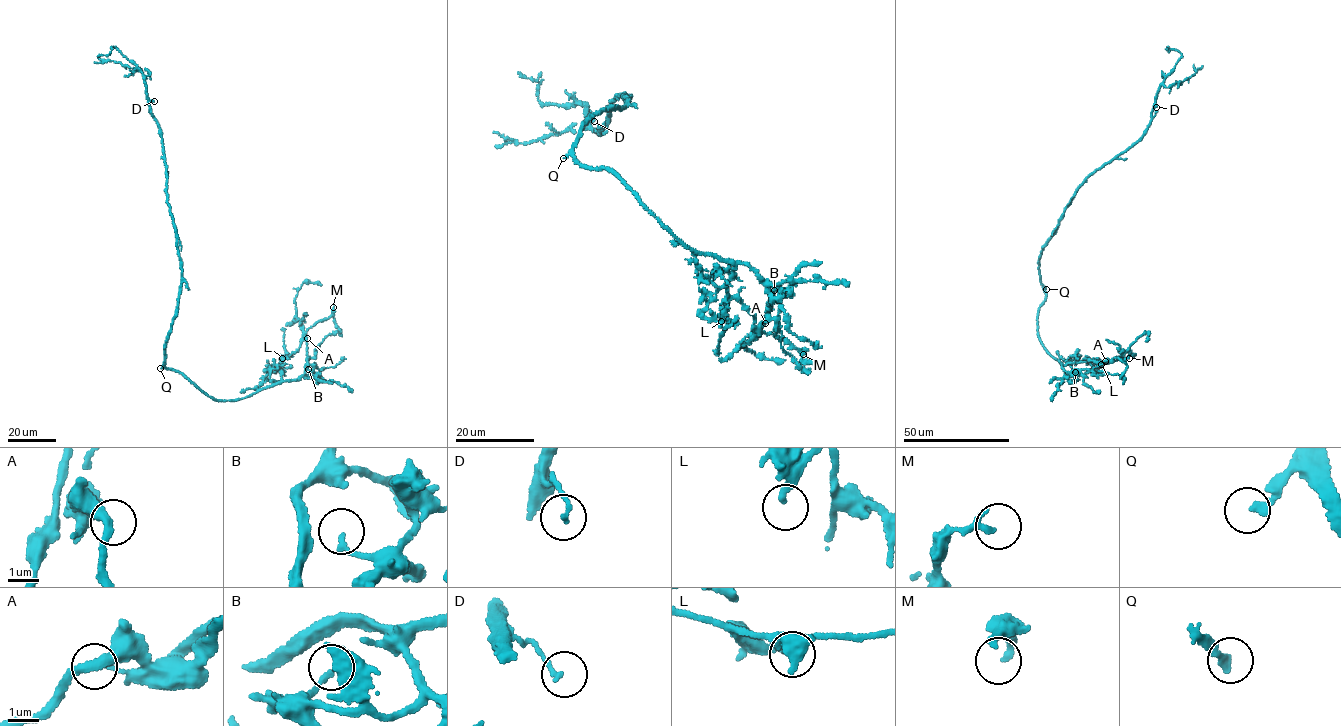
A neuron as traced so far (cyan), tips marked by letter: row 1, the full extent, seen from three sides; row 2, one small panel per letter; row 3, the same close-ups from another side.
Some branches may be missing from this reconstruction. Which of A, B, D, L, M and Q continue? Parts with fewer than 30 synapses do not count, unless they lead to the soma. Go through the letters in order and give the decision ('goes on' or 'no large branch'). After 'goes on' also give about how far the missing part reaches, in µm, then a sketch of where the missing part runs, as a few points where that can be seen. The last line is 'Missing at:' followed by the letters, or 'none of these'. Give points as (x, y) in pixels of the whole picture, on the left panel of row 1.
A: no large branch
B: no large branch
D: no large branch
L: no large branch
M: no large branch
Q: goes on | 250 µm
Missing at: Q

